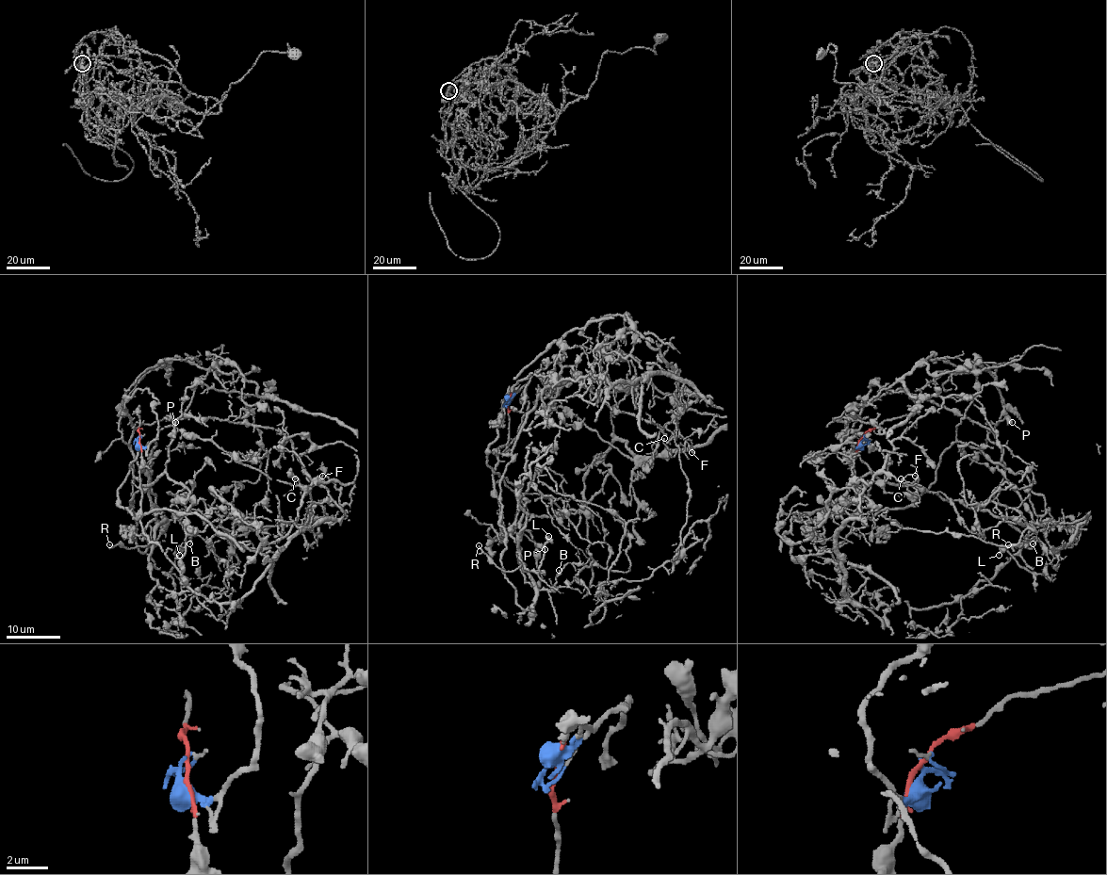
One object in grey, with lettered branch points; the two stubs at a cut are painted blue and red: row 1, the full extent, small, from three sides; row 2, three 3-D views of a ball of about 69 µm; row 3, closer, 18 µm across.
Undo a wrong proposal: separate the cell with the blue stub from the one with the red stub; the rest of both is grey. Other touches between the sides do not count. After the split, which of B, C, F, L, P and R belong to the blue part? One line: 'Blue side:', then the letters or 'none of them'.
Blue side: B, L, P, R

